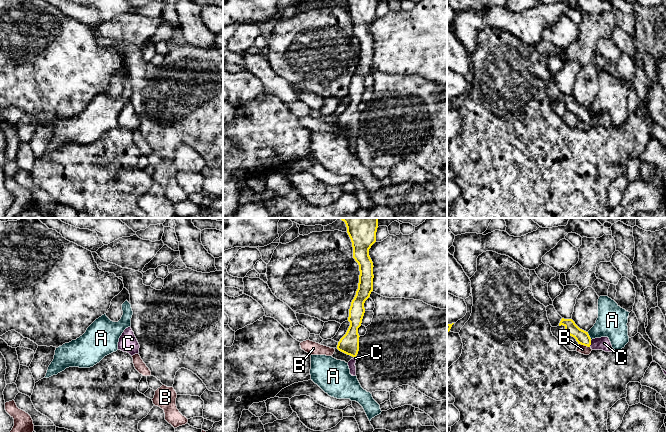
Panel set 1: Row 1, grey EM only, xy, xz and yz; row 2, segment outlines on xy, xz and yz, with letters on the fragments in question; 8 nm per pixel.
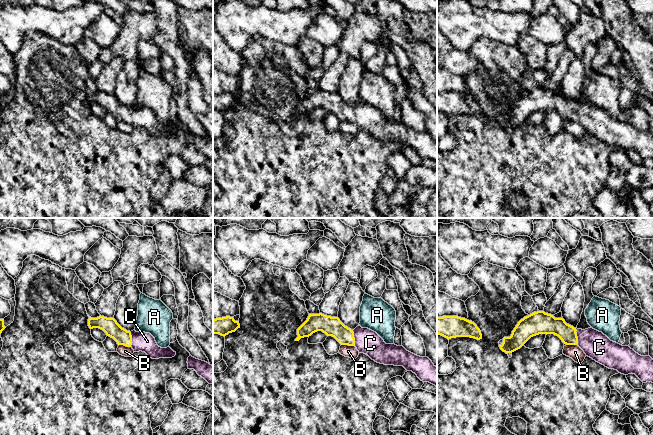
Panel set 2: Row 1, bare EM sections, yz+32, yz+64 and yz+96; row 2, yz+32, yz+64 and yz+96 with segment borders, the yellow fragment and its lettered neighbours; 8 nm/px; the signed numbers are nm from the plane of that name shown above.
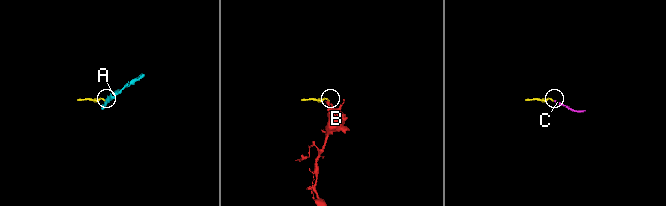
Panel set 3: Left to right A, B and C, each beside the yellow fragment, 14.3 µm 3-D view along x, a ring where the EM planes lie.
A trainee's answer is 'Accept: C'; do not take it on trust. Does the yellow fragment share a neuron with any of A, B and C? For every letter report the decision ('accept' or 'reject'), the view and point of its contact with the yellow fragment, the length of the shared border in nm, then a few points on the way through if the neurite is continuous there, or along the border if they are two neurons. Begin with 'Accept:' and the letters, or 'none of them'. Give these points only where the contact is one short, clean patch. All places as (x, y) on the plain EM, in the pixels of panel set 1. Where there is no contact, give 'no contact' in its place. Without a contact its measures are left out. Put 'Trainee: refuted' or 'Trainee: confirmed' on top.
Trainee: confirmed
Accept: C
A: reject | yz (589, 112) | 70 nm | along yz (587, 108), (591, 115)
B: reject | yz (584, 121) | 90 nm | along yz (579, 119), (589, 123)
C: accept | yz (590, 119) | 60 nm | across yz (582, 113), (590, 119), (603, 119)

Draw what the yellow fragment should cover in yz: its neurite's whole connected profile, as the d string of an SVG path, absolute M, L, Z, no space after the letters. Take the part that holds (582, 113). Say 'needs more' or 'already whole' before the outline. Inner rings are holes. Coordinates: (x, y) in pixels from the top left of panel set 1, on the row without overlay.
needs more; M562 94L559 99L559 102L561 101L565 103L566 110L574 113L578 120L590 123L592 126L615 127L608 113L591 115L588 108L580 105L572 95Z

